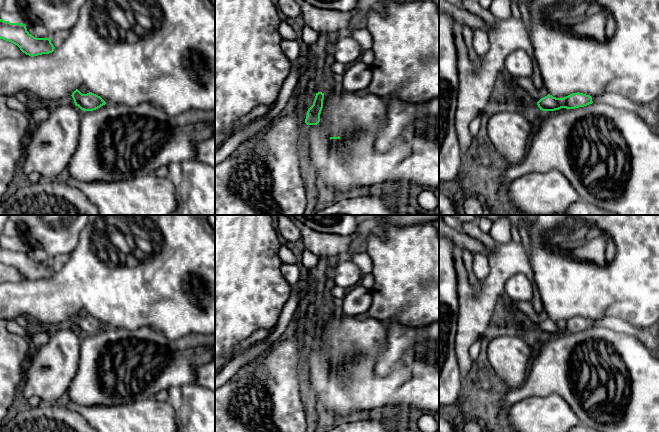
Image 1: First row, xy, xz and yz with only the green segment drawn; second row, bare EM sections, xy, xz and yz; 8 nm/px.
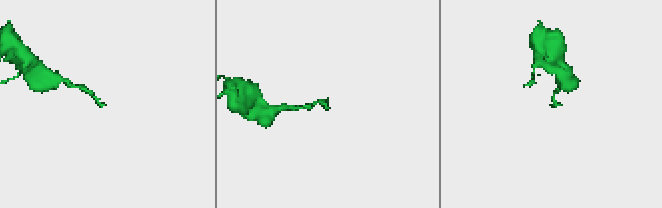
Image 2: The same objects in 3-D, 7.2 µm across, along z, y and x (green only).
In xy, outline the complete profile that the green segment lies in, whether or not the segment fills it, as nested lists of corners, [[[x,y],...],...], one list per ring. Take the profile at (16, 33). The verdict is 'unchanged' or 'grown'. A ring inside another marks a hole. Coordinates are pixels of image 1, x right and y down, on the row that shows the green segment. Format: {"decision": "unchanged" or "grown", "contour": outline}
{"decision": "unchanged", "contour": [[[0,19],[0,39],[17,45],[20,50],[31,57],[52,53],[55,49],[50,38],[32,36],[25,24],[10,23]]]}

